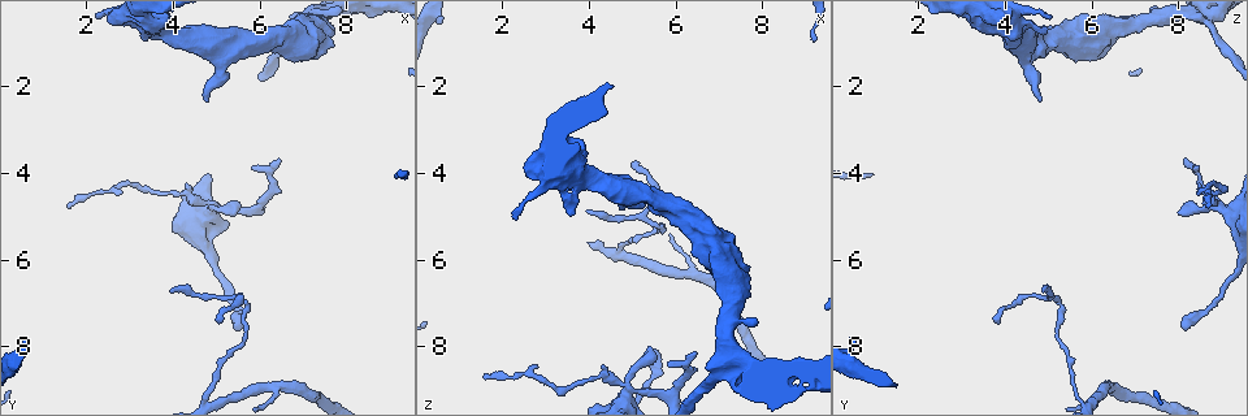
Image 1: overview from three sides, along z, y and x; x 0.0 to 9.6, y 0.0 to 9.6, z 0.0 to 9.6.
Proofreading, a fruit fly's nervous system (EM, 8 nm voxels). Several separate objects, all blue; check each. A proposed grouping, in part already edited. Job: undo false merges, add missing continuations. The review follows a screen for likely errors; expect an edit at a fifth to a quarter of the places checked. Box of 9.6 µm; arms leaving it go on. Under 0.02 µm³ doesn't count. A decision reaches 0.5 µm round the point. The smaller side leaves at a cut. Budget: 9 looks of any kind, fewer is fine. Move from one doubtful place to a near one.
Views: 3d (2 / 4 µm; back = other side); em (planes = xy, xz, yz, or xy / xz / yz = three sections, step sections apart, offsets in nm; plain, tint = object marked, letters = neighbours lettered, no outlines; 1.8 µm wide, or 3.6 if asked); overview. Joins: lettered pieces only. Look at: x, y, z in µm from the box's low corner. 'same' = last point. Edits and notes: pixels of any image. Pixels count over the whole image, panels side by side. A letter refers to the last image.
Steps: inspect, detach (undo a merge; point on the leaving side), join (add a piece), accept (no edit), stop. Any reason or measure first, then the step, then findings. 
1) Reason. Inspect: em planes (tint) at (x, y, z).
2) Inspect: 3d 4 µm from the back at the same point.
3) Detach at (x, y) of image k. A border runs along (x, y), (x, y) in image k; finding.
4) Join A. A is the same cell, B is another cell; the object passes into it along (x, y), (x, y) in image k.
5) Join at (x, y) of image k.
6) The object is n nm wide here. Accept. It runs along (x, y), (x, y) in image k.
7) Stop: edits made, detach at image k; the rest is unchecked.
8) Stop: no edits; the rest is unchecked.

Free end. Inspect: em xz step 16 (letters) at (5.60, 7.55, 8.10).

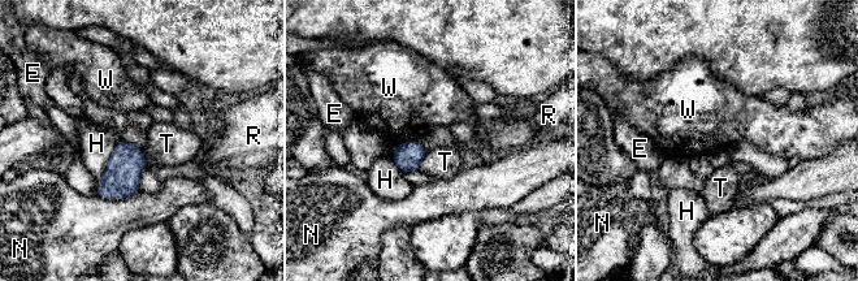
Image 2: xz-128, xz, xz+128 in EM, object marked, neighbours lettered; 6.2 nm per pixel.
The object is 140 nm wide here. Accept. E, H, N, R, T and W are other cells; a border runs along (427, 151), (417, 168) in image 2; no lettered piece goes on from it.

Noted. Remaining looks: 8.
Free end. Inspect: em xy step 4 (tint) at (6.40, 3.70, 8.10).

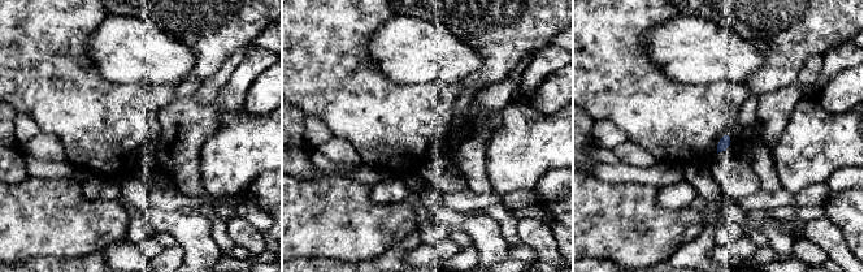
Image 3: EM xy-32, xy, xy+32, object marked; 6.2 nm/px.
Inspect: em planes (letters) at the same point.

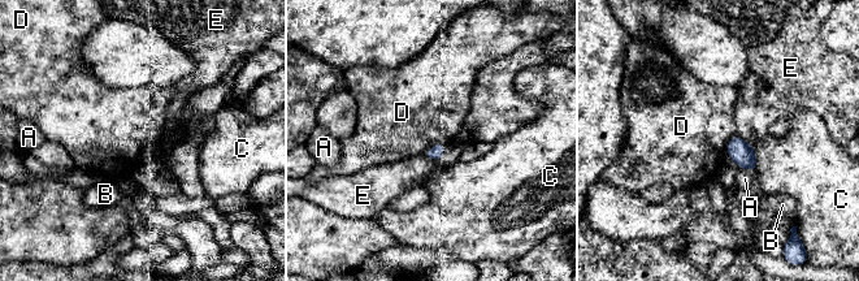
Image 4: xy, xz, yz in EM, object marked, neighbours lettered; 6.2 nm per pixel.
Accept. A, B, C, D and E are other cells; a border runs along (736, 134), (728, 143), (727, 154) in image 4; none of them fits.

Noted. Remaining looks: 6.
A fork. Inspect: em 3.6 µm planes (letters) at (5.30, 1.10, 4.50).

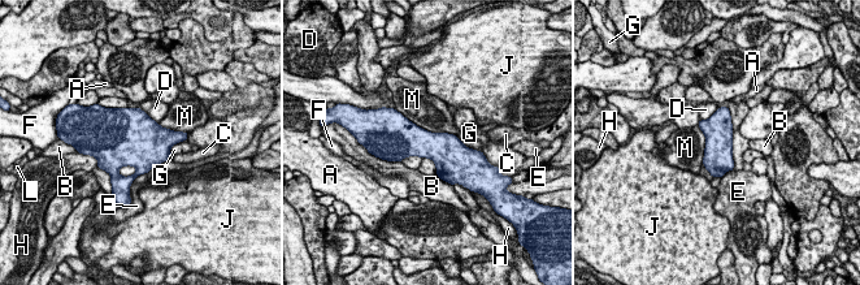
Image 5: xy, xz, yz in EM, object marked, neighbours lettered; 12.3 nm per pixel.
Accept. A, B, C, D, E, F, G, H, J, L and M are other cells; a border runs along (398, 111), (428, 130), (456, 135) in image 5; one neuron here.

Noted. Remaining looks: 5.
Sharp bend. Inspect: 3d 2 µm at (5.55, 7.00, 5.30).

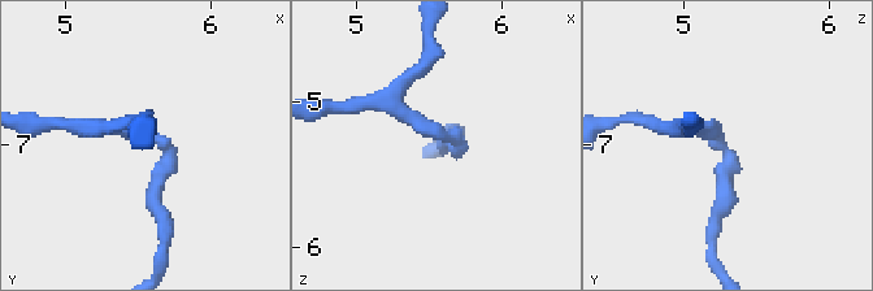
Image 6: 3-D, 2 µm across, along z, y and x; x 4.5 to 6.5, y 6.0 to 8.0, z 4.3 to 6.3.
Need the tissue. Inspect: em planes (tint) at (5.58, 6.92, 5.26).

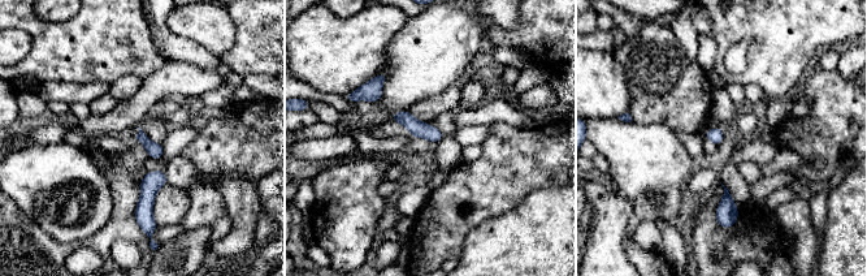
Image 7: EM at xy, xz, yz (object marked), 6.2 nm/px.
See the neighbours. Inspect: em planes (letters) at the same point.

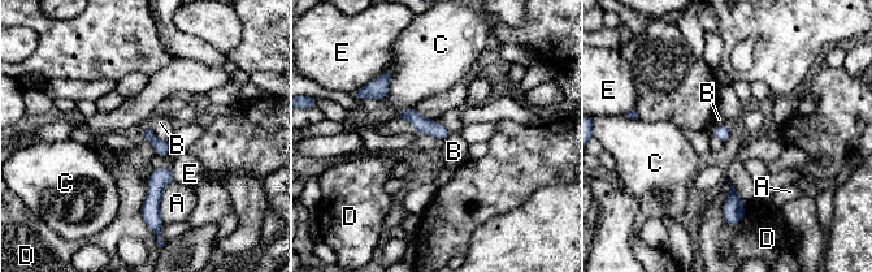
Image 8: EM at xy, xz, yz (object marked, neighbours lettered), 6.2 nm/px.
Accept. A, B, C, D and E are other cells; it runs along (402, 115), (445, 133) in image 8; one neuron here.

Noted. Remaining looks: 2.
Stop: no edits; the rest is unchecked.

